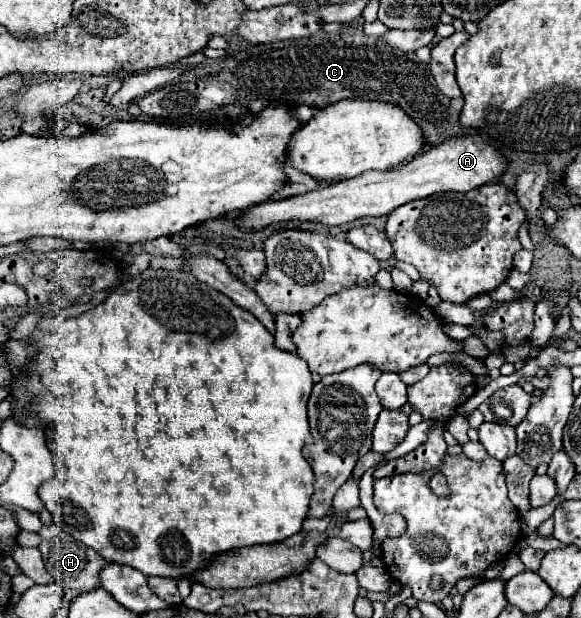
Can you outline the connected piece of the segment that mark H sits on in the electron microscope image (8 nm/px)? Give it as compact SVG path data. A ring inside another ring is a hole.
M59 533L55 539L43 539L39 551L47 571L57 583L65 583L79 593L101 587L99 573L109 561L71 535Z

